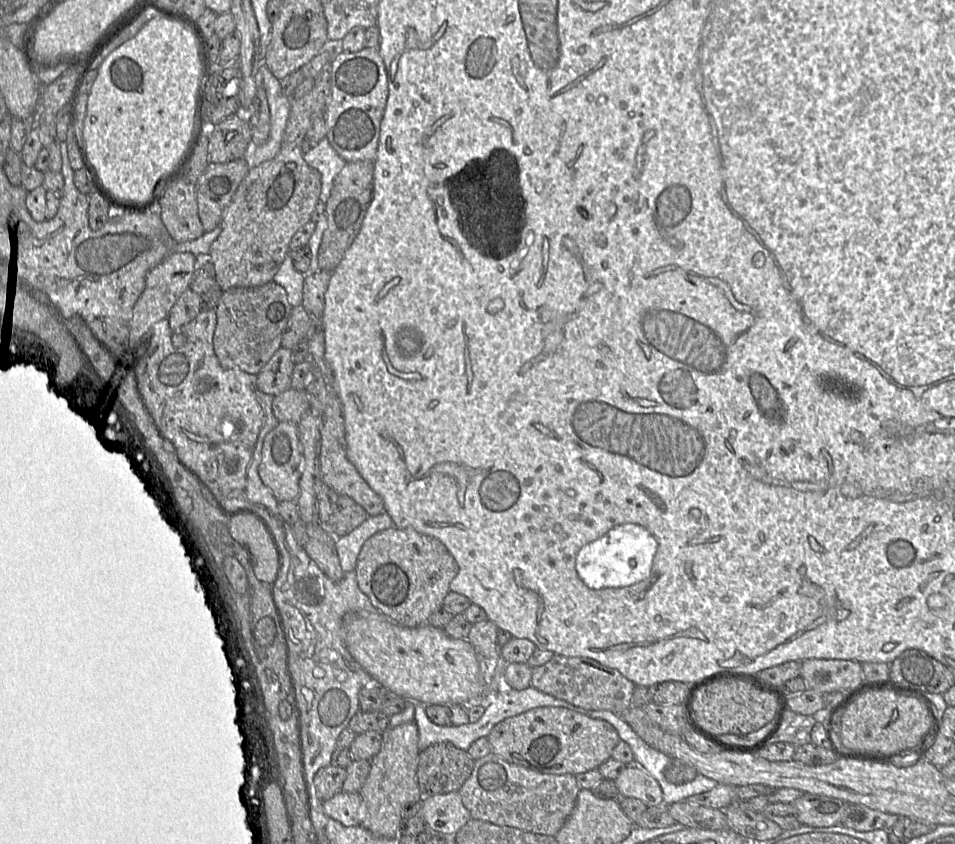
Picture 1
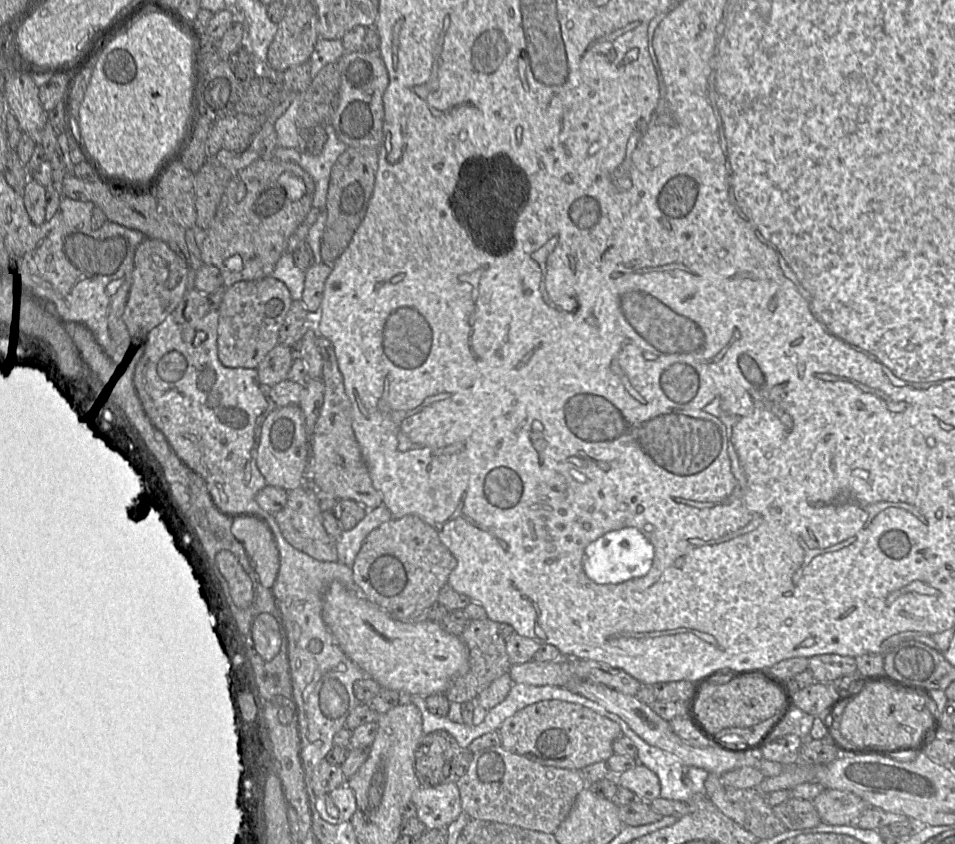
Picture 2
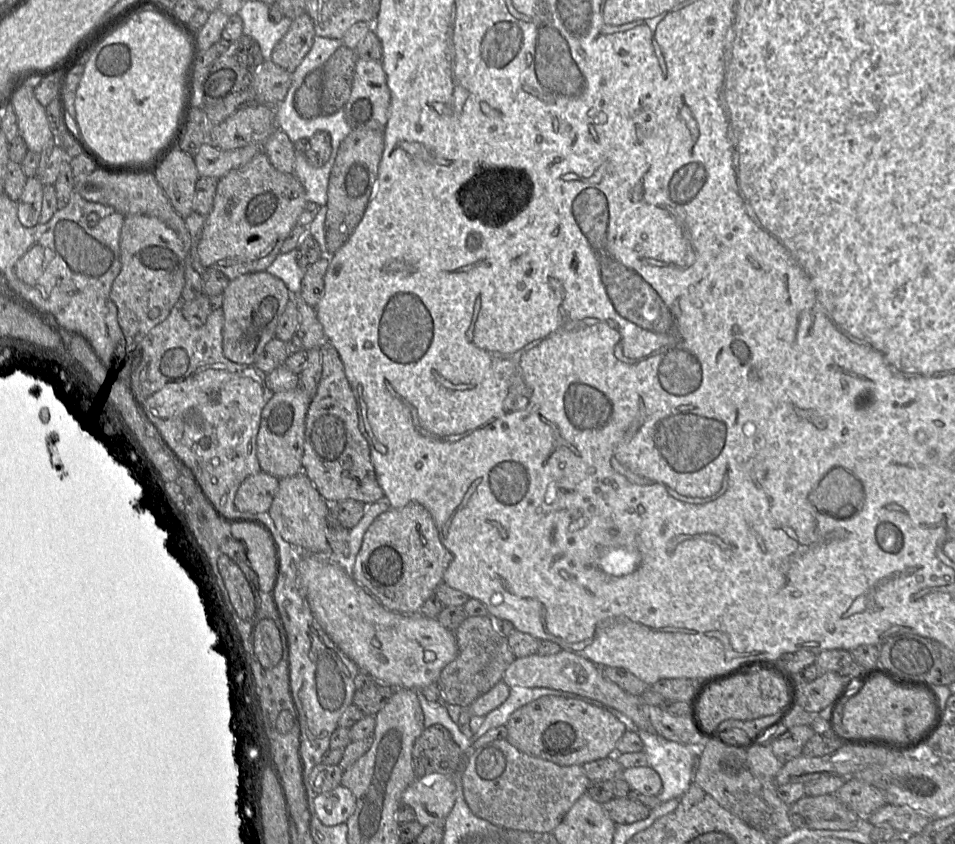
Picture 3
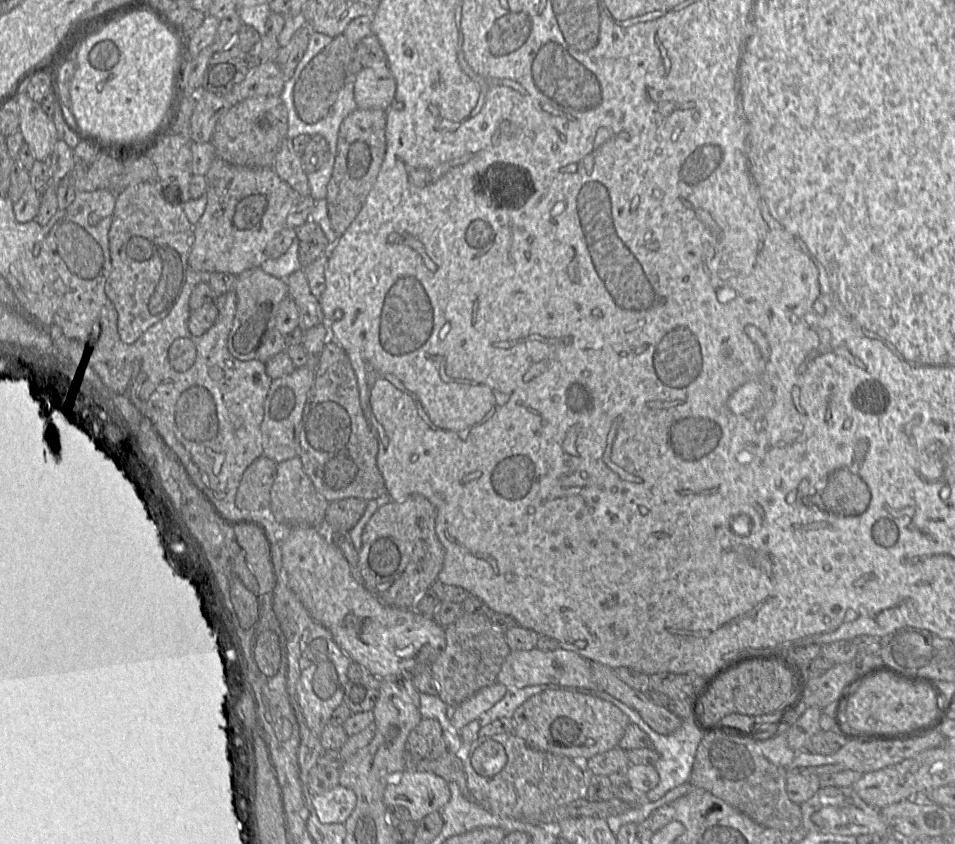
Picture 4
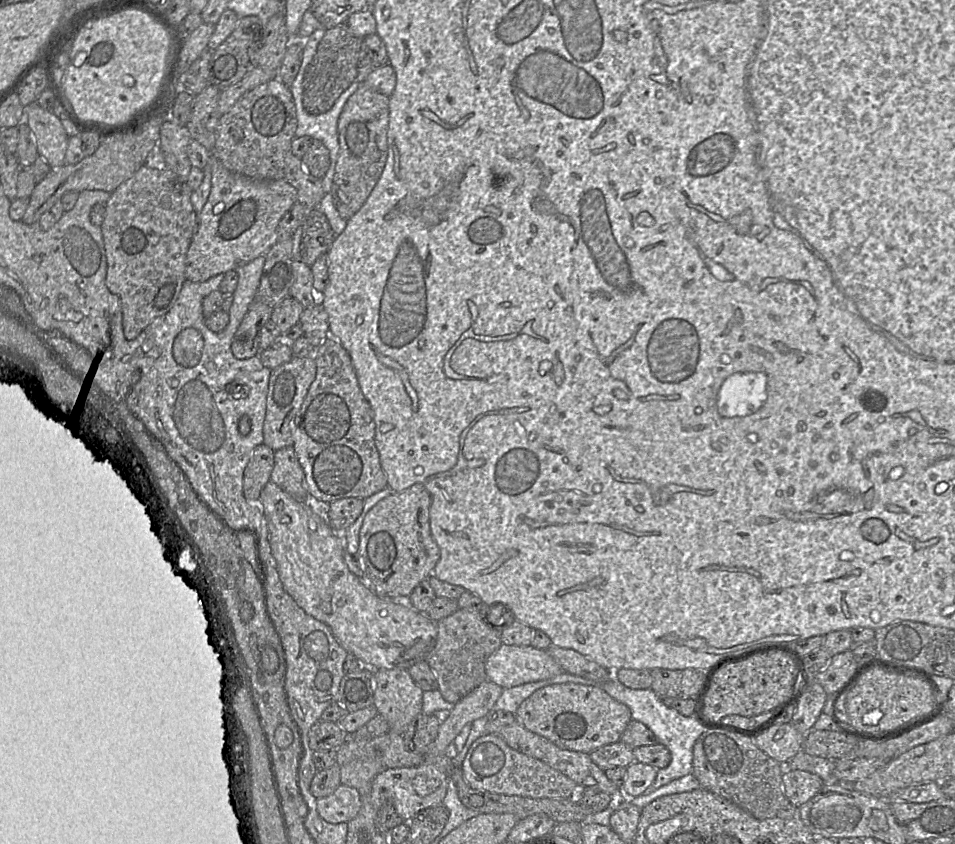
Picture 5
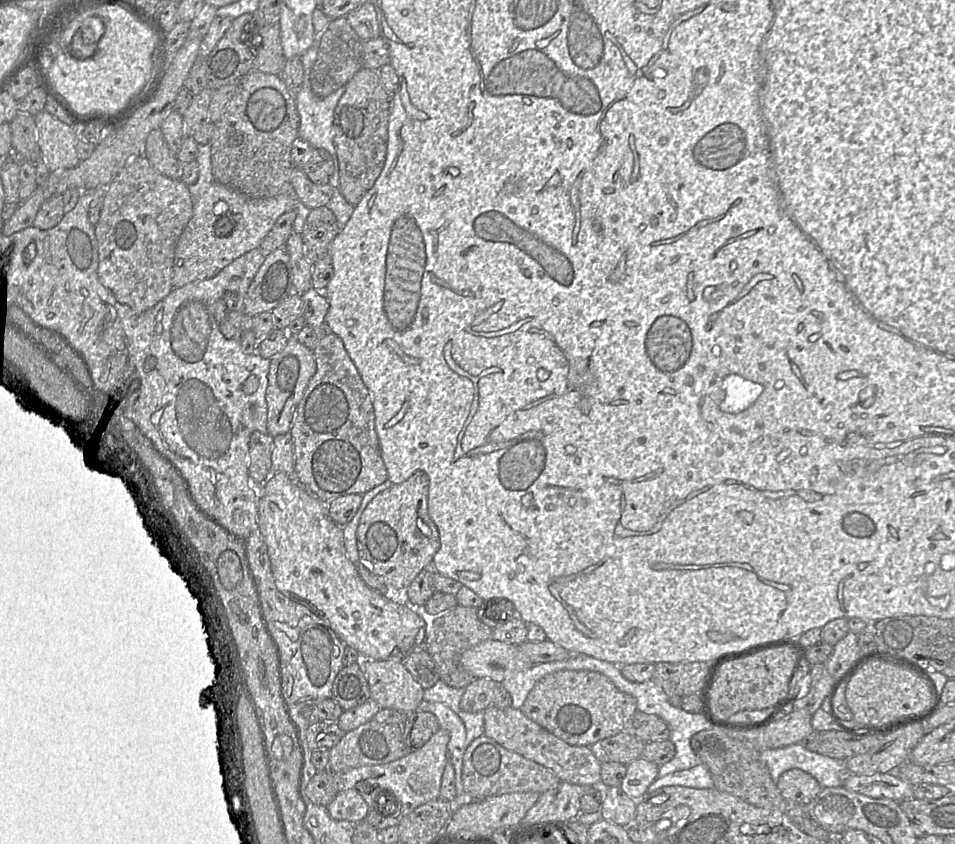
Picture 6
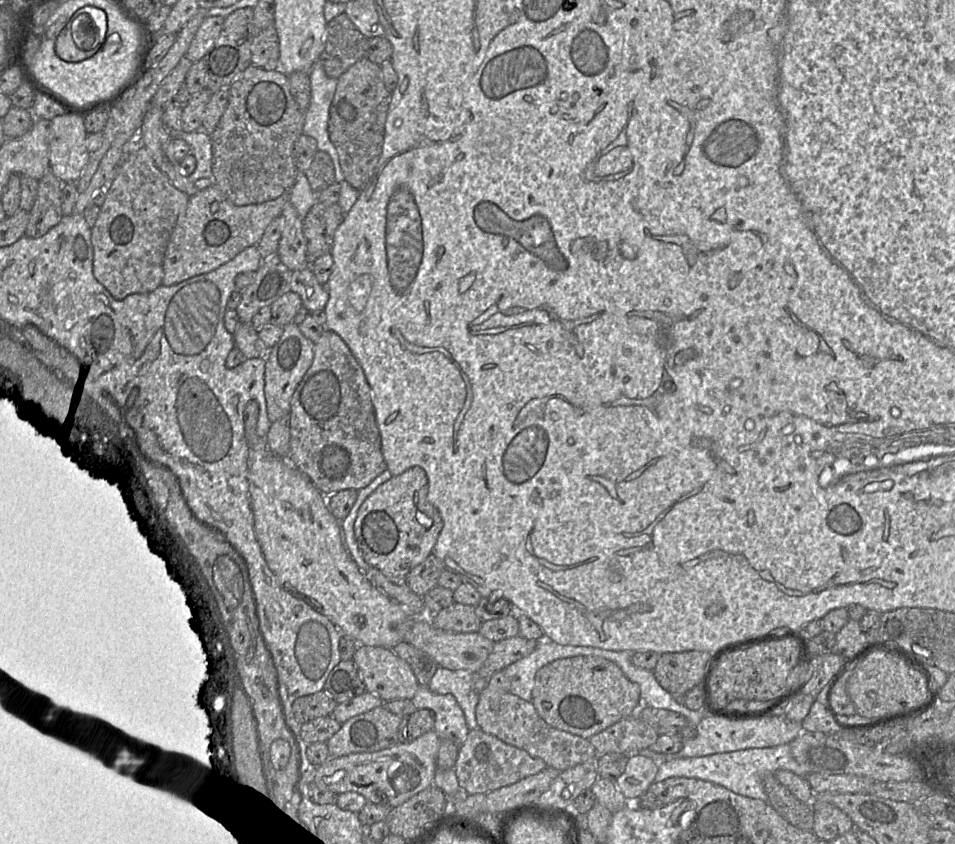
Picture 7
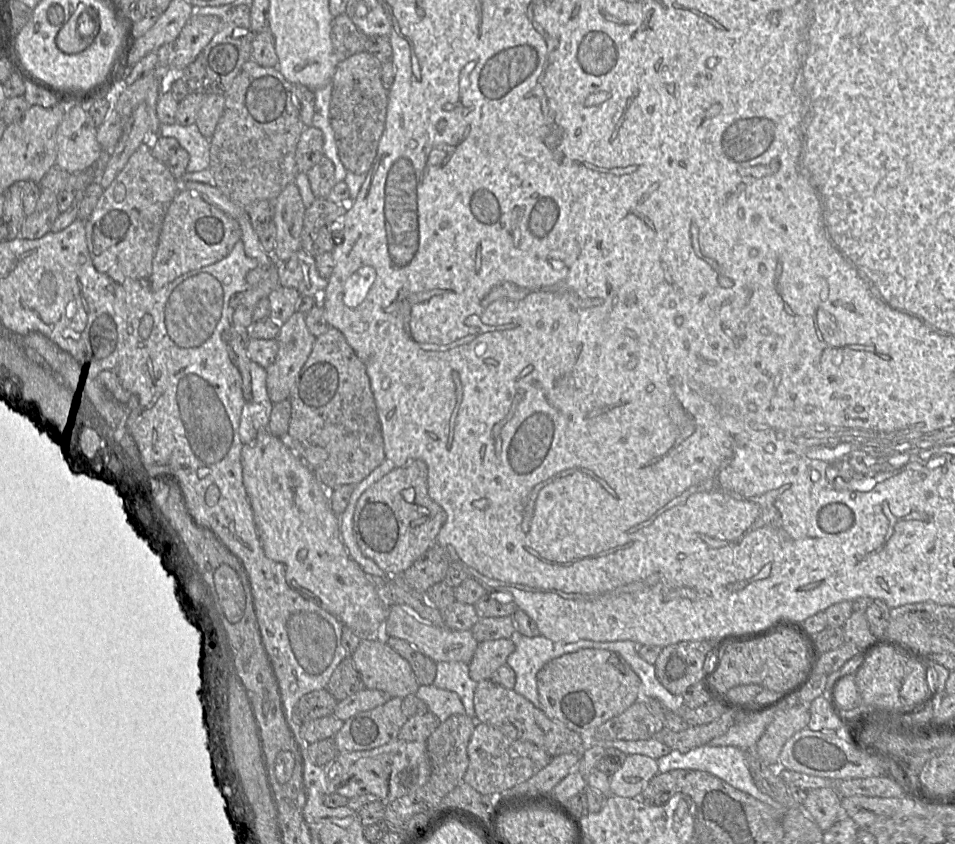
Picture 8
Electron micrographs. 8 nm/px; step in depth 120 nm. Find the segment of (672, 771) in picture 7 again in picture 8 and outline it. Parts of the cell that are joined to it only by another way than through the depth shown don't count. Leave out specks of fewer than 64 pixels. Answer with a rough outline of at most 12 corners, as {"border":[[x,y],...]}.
{"border":[[702,745],[671,750],[658,772],[698,770],[782,813],[755,785],[745,751]]}

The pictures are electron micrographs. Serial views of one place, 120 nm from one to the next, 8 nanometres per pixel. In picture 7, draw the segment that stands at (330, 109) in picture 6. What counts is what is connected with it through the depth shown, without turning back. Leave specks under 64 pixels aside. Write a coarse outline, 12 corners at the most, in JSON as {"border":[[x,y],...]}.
{"border":[[320,59],[309,71],[311,97],[303,134],[333,161],[335,182],[345,180],[328,122],[337,79]]}

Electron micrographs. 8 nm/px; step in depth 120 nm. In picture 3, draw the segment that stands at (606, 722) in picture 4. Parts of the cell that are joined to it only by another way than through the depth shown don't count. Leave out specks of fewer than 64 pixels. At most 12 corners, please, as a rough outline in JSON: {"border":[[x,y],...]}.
{"border":[[542,696],[507,740],[561,766],[616,754],[626,731],[584,701]]}

